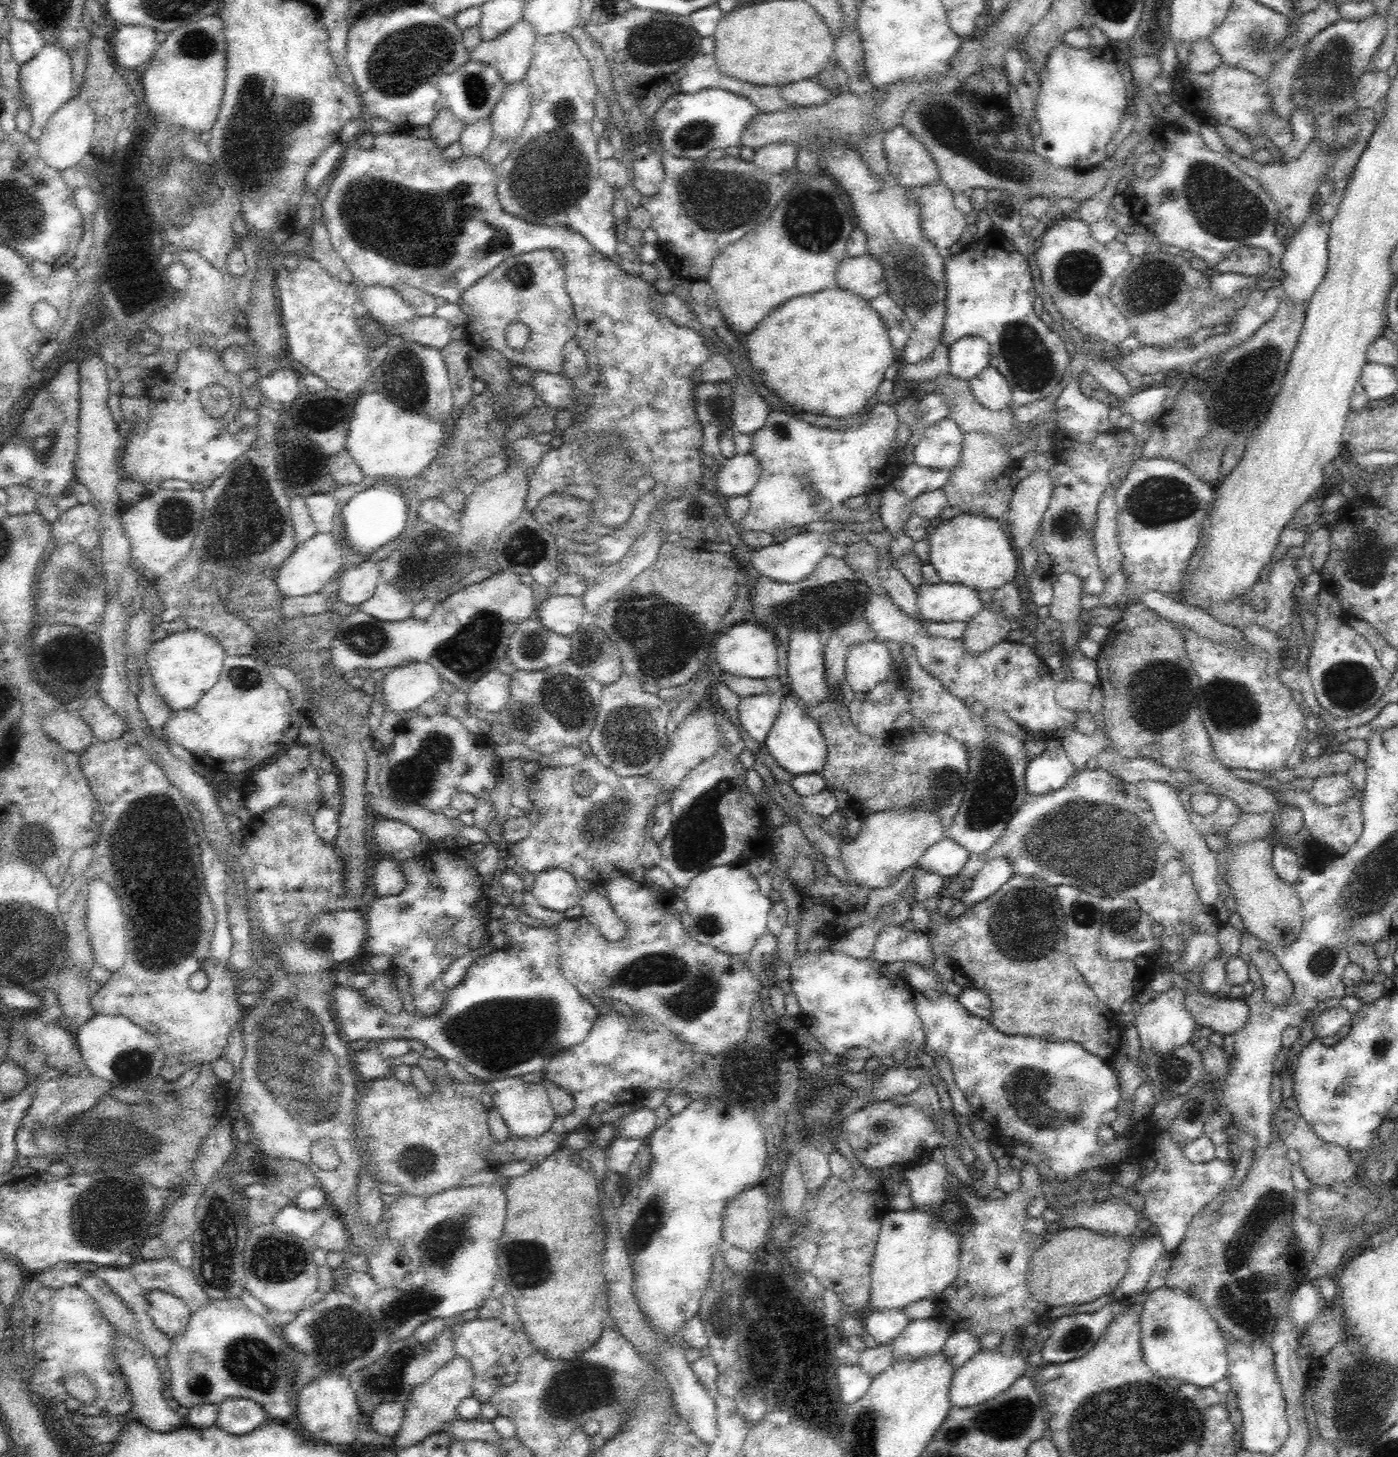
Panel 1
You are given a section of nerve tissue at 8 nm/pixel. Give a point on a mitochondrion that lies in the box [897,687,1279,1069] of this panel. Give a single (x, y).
(1105, 846)

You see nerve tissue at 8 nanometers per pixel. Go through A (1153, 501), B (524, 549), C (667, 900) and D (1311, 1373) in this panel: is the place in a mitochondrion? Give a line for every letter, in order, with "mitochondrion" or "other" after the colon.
A: mitochondrion
B: mitochondrion
C: other
D: other

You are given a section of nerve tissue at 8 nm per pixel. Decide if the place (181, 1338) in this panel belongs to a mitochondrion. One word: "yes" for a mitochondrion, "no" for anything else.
no

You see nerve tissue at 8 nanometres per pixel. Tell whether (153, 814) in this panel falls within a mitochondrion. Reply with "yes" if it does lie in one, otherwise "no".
yes

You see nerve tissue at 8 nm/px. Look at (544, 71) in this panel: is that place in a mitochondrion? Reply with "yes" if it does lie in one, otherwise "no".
no

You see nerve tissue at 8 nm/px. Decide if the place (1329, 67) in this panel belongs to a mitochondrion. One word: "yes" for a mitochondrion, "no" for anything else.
yes

